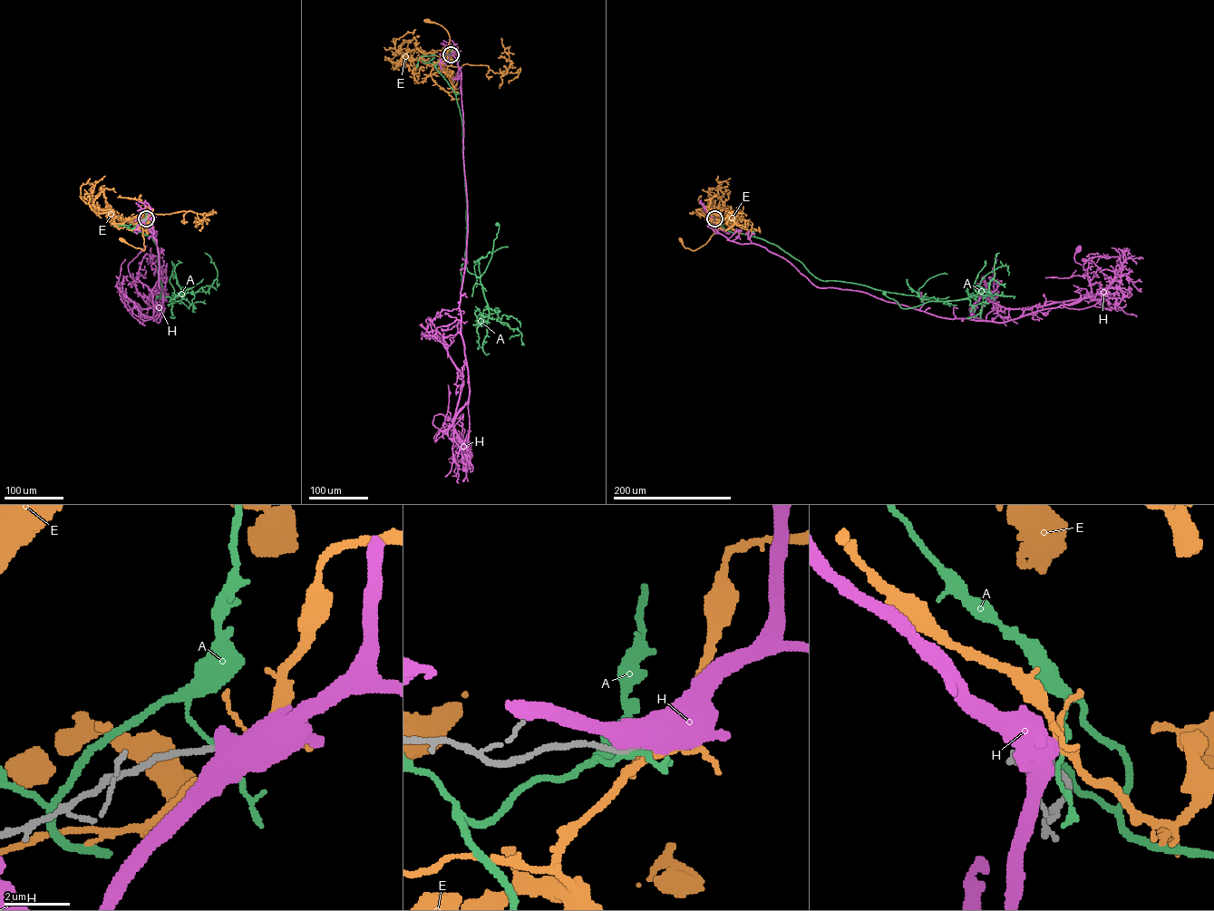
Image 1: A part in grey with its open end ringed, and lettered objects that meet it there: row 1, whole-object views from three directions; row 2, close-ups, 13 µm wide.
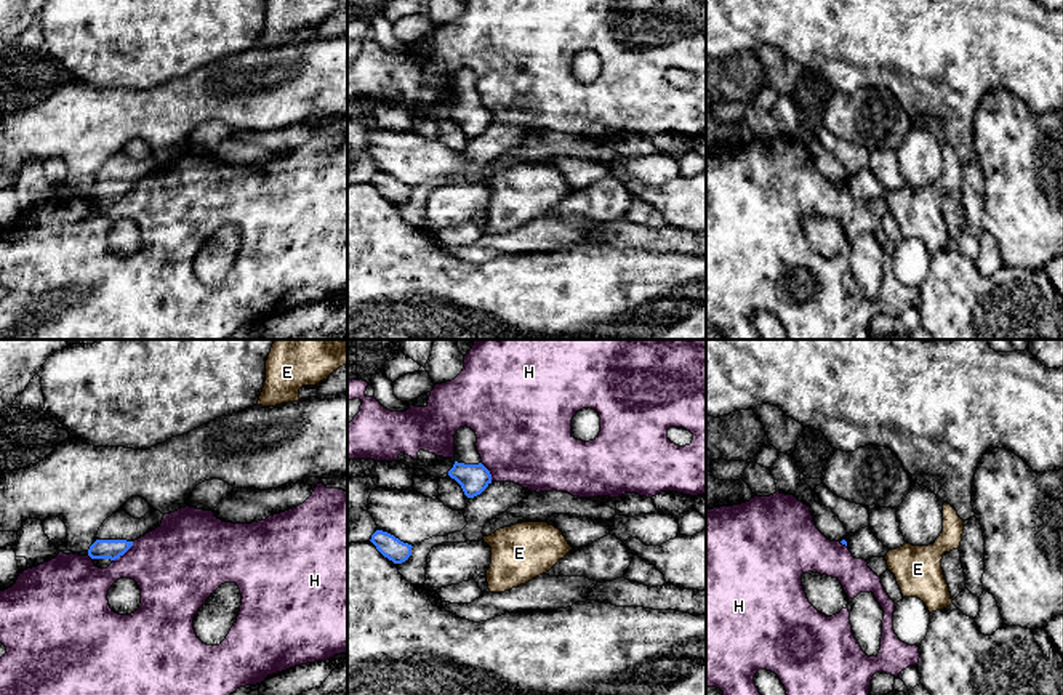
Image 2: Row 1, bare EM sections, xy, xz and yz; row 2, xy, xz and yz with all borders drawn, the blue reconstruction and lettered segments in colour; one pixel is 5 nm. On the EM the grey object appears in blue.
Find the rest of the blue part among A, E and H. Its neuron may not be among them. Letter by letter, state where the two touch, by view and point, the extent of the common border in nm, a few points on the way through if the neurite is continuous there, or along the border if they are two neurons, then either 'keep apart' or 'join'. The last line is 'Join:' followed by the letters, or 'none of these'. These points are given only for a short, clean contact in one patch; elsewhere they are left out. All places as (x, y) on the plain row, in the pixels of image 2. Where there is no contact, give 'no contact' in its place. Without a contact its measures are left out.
A: no contact; keep apart
E: no contact; keep apart
H: meets blue in xy at (124, 194); contact 140 nm long; border along xy (133, 183), (114, 202); keep apart
Join: none of these

